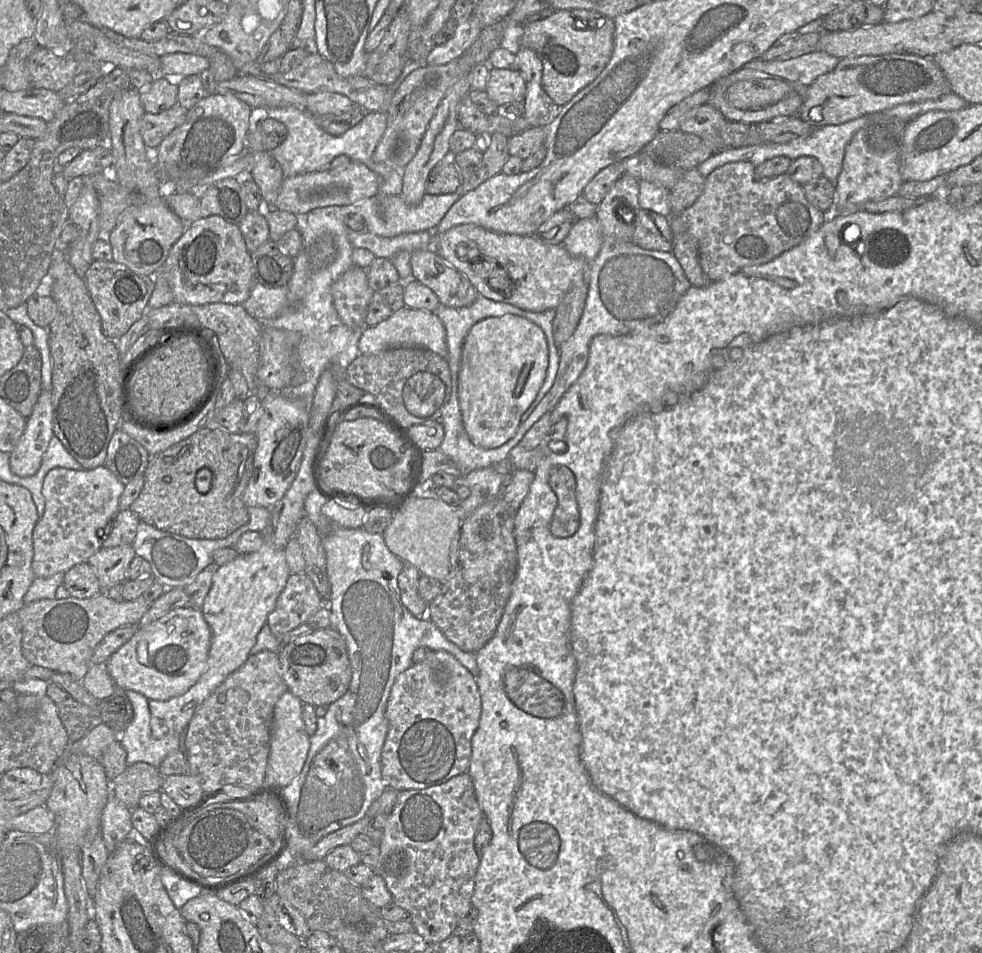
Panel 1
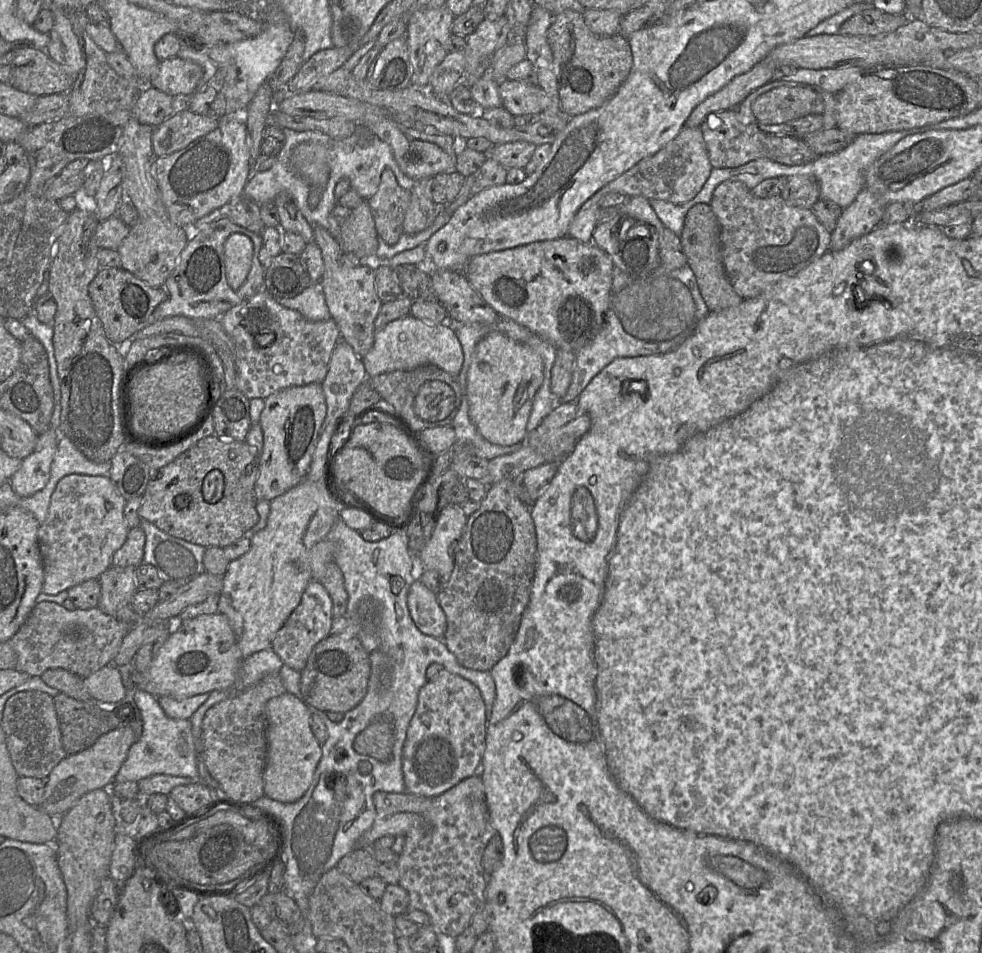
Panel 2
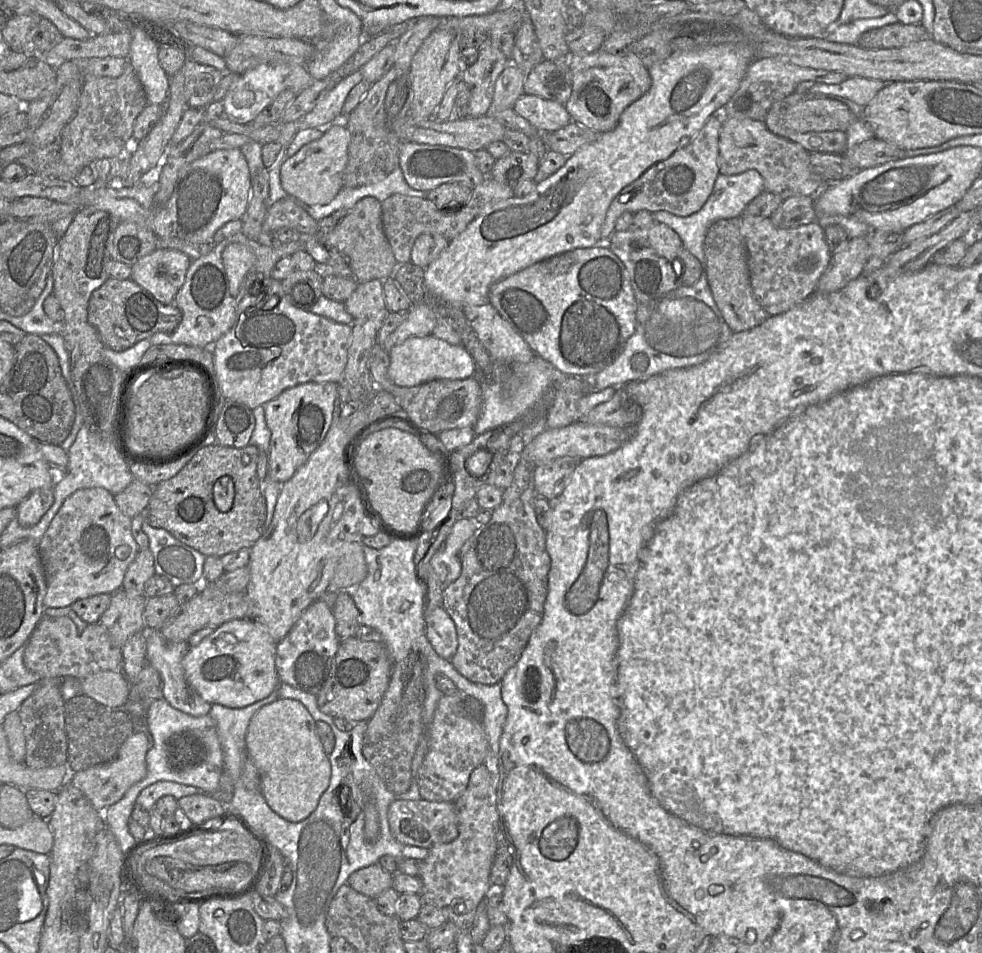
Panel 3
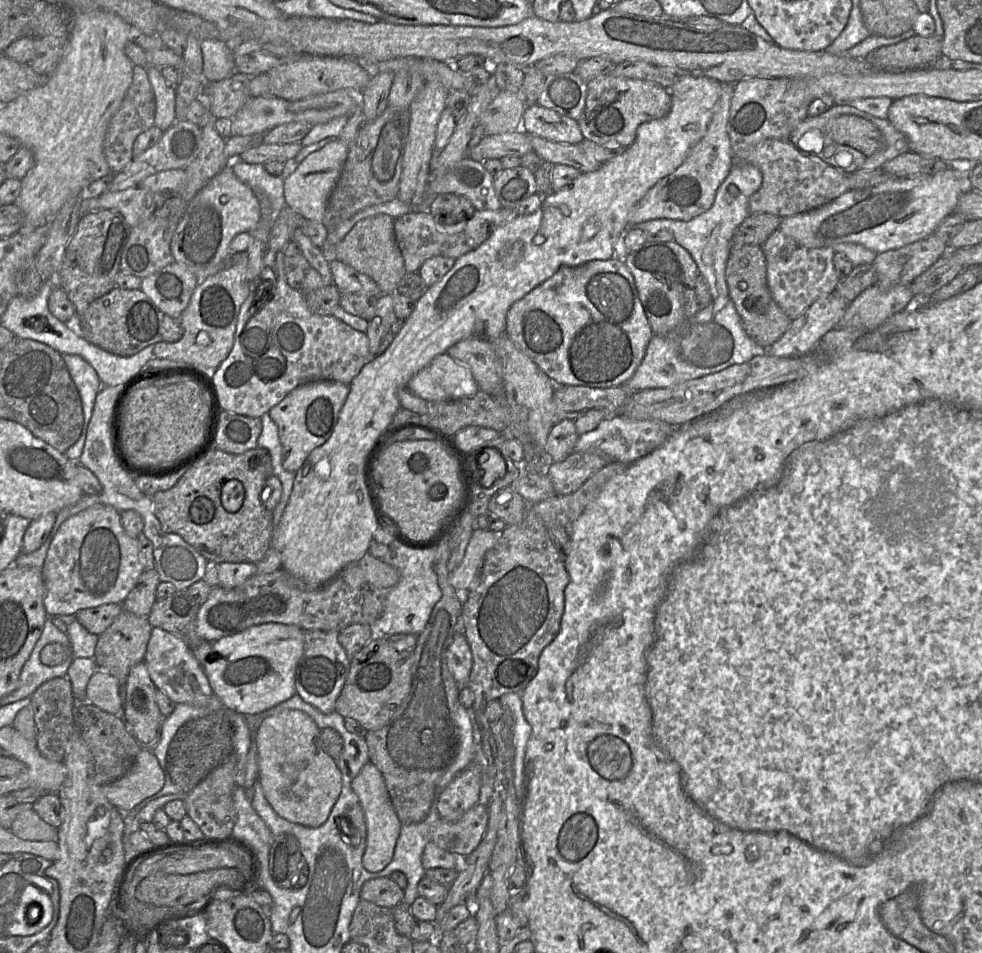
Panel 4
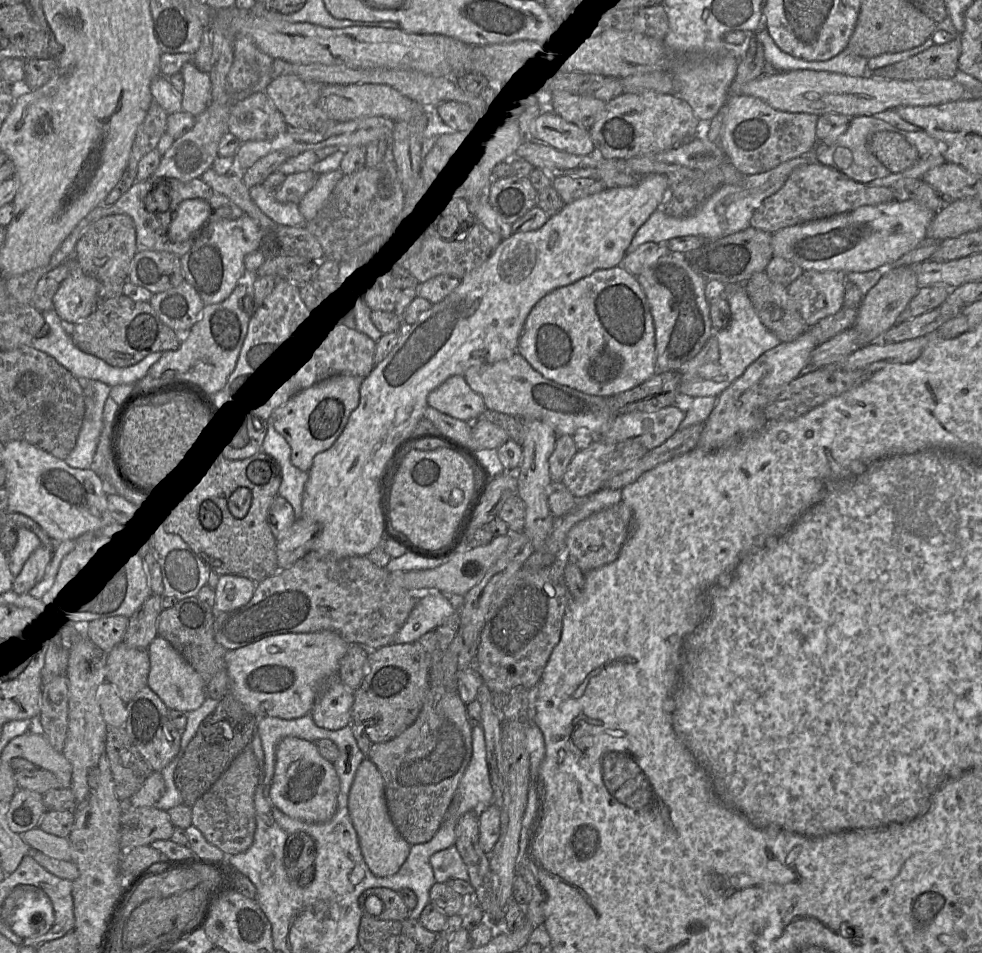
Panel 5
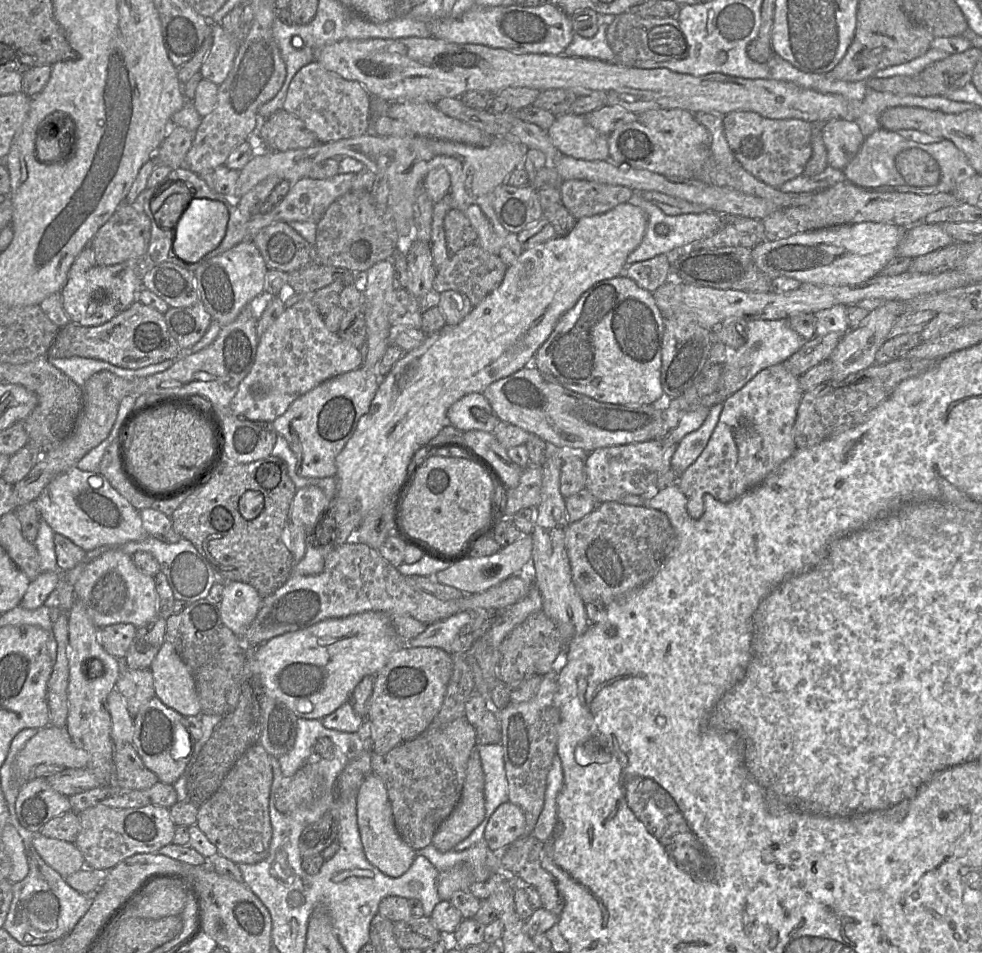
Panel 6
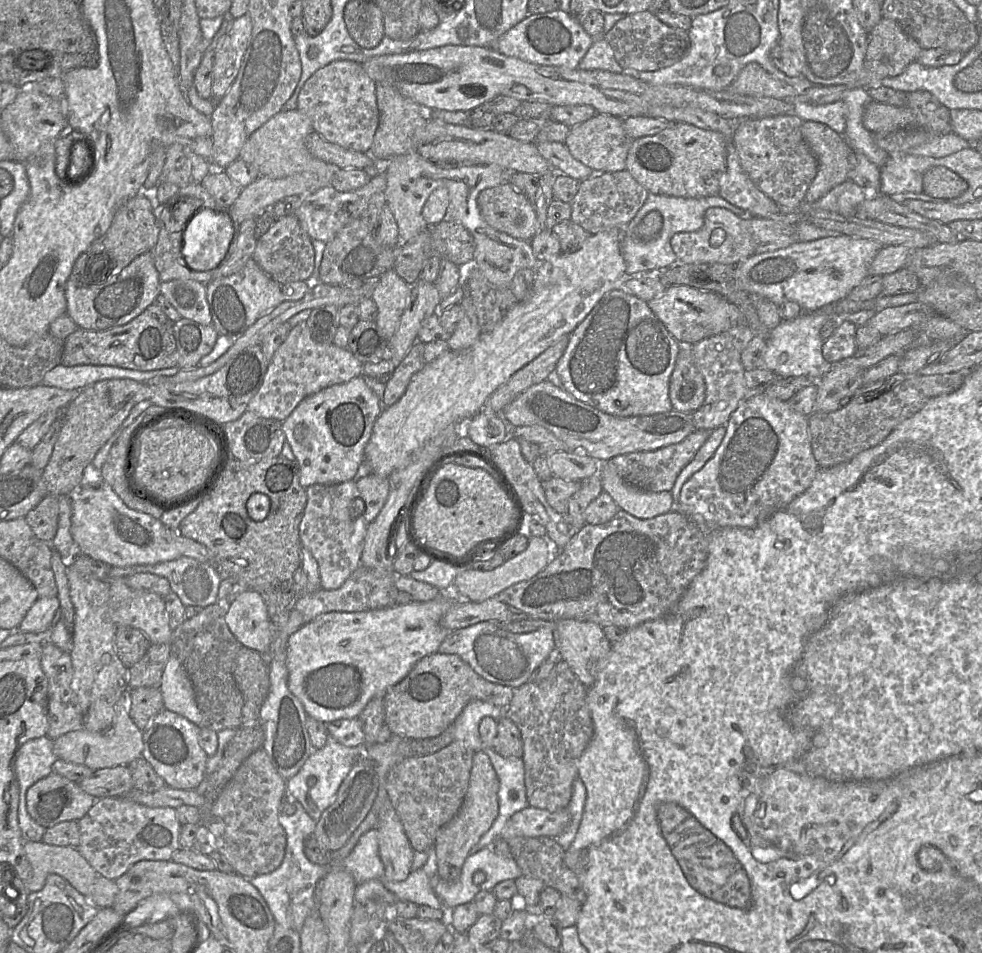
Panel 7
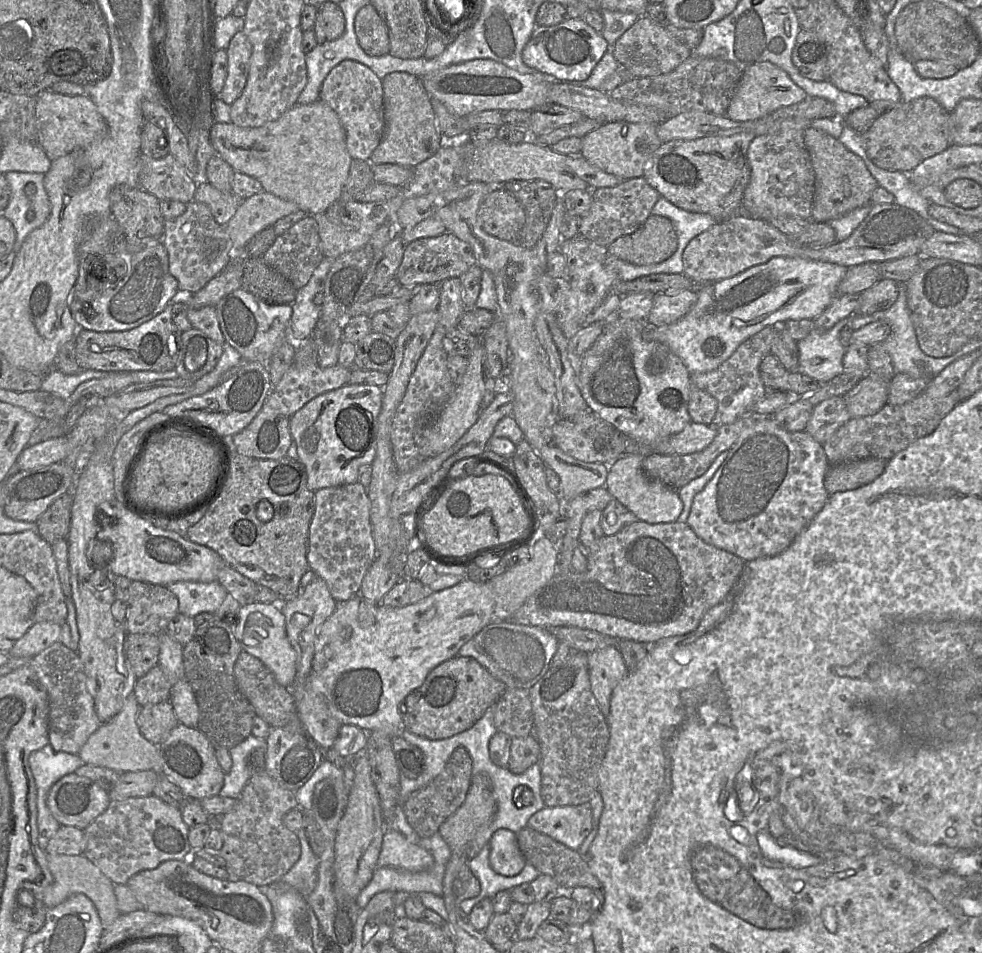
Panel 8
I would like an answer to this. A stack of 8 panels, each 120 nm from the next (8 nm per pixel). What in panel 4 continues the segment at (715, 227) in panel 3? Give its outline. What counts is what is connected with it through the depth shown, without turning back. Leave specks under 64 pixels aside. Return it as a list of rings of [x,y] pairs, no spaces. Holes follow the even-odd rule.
[[[733,237],[725,271],[729,297],[739,314],[746,334],[767,349],[789,329],[792,320],[774,301],[767,284],[767,263],[762,247]]]

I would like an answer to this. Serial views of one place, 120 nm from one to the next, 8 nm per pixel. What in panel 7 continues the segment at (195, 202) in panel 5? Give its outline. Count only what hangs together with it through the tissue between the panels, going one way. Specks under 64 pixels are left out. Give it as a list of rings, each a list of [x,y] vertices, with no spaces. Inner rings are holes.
[[[199,210],[183,232],[182,255],[189,268],[207,271],[225,259],[235,237],[235,225],[227,210]]]

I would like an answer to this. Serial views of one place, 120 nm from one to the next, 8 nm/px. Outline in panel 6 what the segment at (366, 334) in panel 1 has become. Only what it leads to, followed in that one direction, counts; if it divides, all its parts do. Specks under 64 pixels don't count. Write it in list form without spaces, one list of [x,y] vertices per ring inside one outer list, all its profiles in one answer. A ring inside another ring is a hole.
[[[470,393],[452,404],[448,422],[460,432],[481,430],[492,433],[501,421],[482,393]]]

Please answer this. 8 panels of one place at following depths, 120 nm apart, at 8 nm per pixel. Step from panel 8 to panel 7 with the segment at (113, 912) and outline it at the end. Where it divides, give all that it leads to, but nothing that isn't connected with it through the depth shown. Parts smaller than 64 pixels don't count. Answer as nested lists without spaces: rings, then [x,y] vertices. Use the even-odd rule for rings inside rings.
[[[26,840],[24,850],[32,869],[31,877],[24,882],[30,892],[40,891],[45,885],[46,877],[57,874],[83,896],[90,898],[90,889],[99,874],[78,849]]]

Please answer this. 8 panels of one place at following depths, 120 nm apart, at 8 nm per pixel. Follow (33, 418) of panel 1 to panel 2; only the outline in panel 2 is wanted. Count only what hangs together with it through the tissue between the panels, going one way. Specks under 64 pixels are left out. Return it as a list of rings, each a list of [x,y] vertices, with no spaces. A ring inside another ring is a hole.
[[[54,426],[38,434],[34,452],[22,460],[20,468],[9,480],[14,493],[29,497],[47,485],[57,442],[58,434]]]

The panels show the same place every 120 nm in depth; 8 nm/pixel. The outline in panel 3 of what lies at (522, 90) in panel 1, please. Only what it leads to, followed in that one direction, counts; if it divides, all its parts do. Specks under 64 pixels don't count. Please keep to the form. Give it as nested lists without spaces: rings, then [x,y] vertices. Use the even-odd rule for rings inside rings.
[[[527,93],[515,102],[513,110],[541,132],[559,130],[572,121],[565,106]]]

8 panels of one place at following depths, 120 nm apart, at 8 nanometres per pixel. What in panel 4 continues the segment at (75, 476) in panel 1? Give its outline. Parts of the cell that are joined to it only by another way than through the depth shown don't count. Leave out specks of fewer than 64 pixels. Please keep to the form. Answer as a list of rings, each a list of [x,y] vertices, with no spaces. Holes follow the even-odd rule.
[[[93,505],[68,517],[51,540],[42,566],[45,611],[48,616],[64,616],[103,604],[122,604],[144,570],[139,541],[125,532],[120,512],[110,505]]]

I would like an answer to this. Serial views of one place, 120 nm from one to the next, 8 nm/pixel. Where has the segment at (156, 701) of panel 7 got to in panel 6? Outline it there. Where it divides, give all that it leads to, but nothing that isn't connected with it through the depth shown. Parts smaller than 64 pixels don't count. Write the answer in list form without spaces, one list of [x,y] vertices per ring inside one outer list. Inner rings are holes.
[[[123,666],[116,683],[132,717],[156,696],[153,675],[150,669],[129,669]]]

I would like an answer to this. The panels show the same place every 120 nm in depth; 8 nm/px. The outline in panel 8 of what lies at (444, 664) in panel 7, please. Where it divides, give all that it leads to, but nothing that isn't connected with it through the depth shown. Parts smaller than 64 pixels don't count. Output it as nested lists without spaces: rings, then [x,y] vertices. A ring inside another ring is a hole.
[[[457,655],[431,670],[423,684],[405,698],[403,704],[406,712],[402,714],[405,728],[417,736],[430,740],[450,738],[470,729],[489,708],[495,705],[506,689],[506,685],[477,660]]]

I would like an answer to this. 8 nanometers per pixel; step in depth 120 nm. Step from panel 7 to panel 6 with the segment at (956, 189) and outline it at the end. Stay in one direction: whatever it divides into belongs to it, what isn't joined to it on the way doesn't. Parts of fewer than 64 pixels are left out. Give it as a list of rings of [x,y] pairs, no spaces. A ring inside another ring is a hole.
[[[919,148],[901,151],[896,156],[896,166],[906,184],[913,187],[933,186],[941,179],[939,164]]]

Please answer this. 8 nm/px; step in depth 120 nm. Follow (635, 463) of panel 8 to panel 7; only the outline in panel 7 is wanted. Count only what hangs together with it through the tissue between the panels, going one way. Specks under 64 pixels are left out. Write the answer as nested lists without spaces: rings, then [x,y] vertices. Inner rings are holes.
[[[603,462],[600,467],[600,481],[620,509],[640,518],[650,519],[673,511],[670,491],[647,492],[626,484],[611,462]]]

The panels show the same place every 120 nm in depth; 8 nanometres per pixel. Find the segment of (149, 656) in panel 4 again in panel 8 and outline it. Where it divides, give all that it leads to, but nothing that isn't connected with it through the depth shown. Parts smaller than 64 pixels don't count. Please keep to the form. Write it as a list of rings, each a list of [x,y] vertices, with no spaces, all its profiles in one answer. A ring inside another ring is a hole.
[[[186,678],[171,686],[169,702],[172,704],[174,713],[181,724],[191,728],[198,727],[199,708],[190,683]]]

